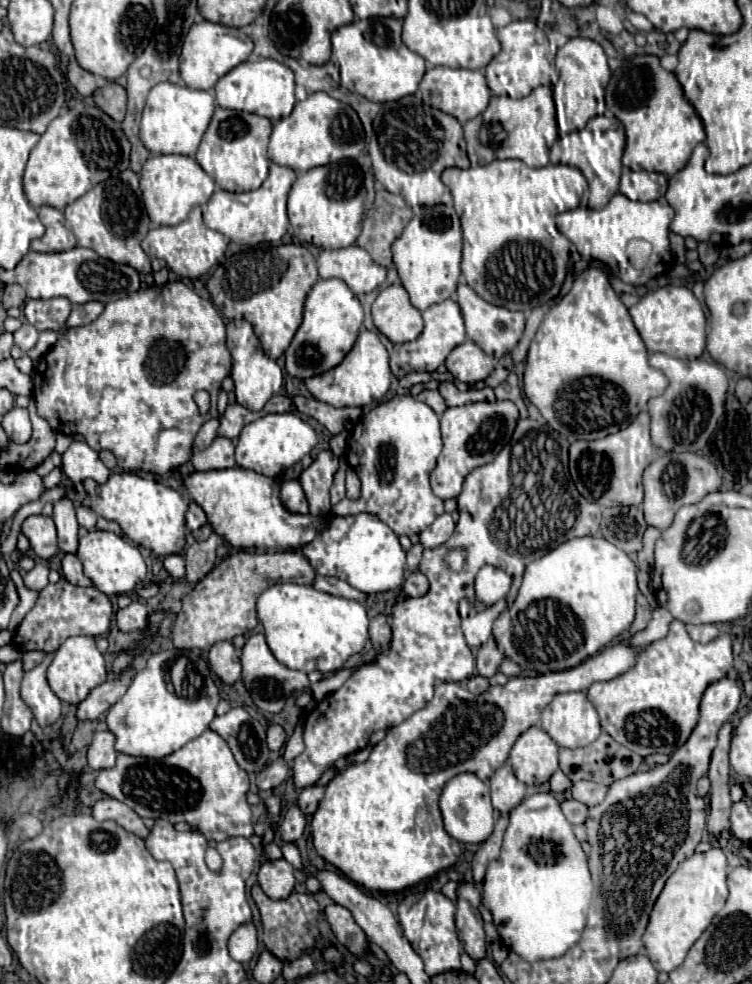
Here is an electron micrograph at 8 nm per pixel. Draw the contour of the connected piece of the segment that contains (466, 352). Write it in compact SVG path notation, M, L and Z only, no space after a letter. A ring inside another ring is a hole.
M467 339L449 353L445 367L455 379L465 383L475 383L475 381L485 381L489 377L489 373L495 367L495 359L483 353L479 345Z

